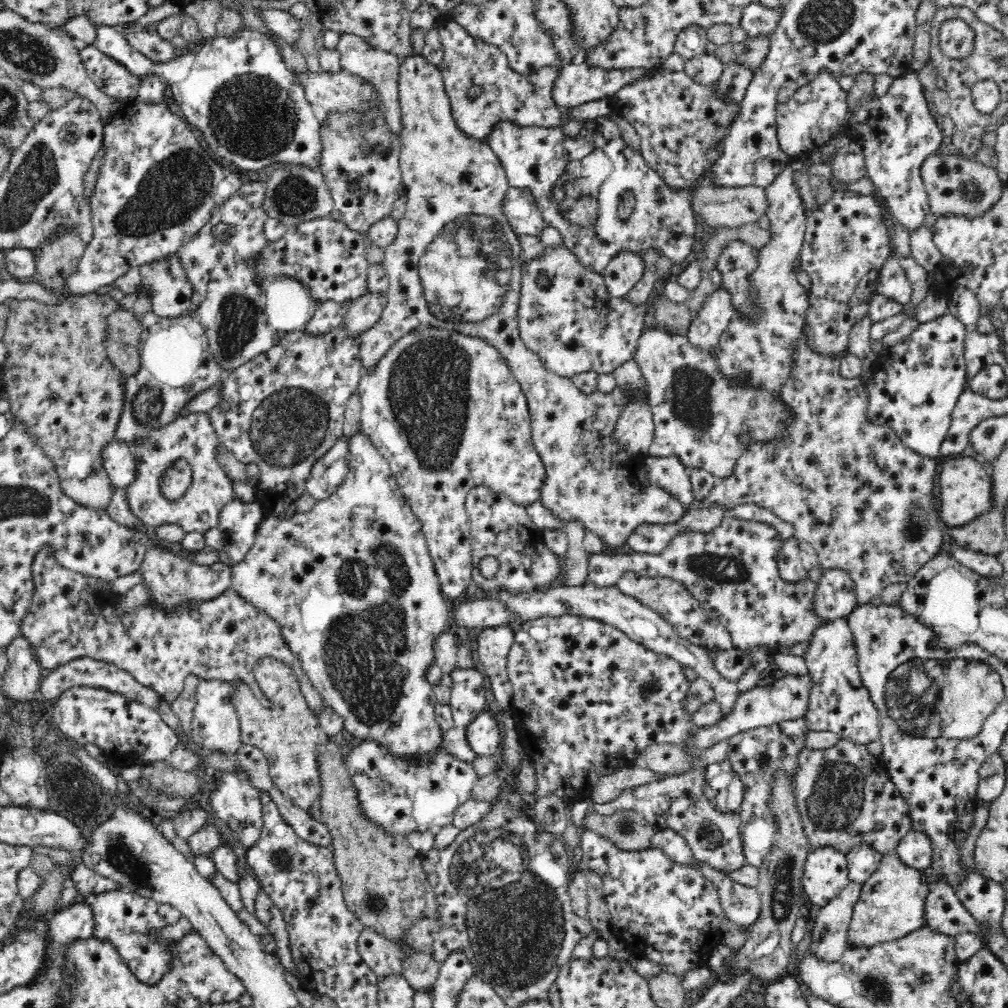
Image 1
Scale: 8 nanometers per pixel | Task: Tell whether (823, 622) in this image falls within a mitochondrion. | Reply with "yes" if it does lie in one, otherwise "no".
no

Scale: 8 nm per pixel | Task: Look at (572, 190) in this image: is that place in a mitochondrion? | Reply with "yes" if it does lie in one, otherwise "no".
yes

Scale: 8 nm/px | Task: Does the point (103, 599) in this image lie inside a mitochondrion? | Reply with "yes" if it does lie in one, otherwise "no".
no

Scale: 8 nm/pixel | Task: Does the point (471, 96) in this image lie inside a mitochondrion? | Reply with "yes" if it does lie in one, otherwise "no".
no

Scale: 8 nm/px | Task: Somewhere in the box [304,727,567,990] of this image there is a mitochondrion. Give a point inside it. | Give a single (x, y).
(375, 904)

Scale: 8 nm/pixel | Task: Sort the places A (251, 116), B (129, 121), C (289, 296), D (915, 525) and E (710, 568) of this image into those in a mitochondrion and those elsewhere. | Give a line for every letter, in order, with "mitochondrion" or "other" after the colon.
A: mitochondrion
B: other
C: other
D: mitochondrion
E: mitochondrion

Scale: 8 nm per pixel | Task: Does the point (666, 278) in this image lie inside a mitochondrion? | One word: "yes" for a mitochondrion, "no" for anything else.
no

